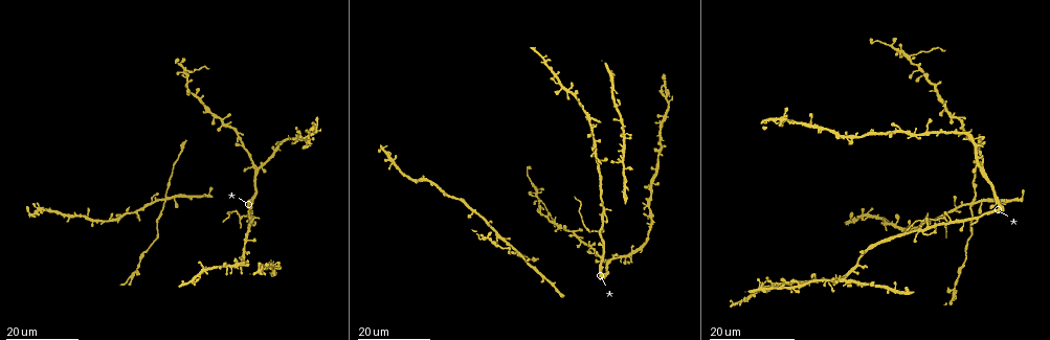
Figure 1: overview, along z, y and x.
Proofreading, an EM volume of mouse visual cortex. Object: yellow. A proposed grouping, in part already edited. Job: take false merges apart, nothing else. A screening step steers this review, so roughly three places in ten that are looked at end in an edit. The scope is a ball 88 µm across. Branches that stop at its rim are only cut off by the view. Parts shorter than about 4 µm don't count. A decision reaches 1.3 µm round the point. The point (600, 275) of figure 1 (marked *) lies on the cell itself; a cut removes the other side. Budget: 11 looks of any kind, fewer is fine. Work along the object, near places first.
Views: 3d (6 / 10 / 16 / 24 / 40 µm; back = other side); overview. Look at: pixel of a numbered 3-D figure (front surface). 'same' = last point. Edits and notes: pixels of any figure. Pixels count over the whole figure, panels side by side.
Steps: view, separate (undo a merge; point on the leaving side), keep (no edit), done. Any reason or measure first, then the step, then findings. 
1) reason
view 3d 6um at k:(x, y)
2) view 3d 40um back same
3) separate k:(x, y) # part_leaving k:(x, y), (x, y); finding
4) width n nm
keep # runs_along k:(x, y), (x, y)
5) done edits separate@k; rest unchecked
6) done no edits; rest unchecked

two arms in line, one across
view 3d 16um at 1:(970, 203)

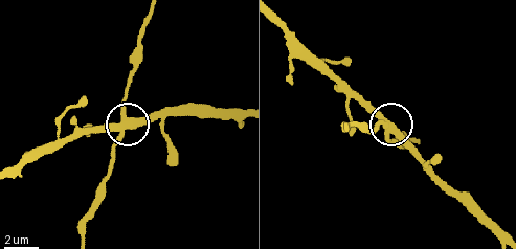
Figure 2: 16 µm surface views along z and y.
zoom in
view 3d 10um at 2:(382, 117)

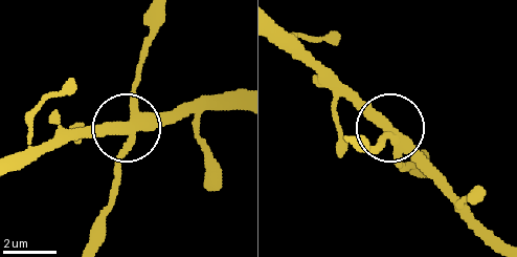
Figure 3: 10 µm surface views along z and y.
view 3d 10um back at 3:(390, 127)

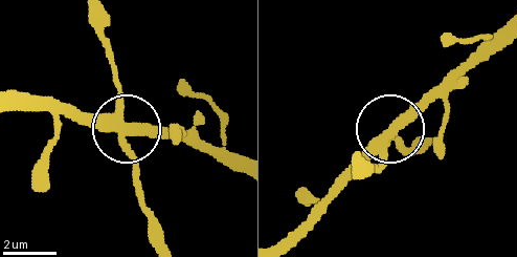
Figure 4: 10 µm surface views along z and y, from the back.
arms 3
separate 4:(116, 77) # part_leaving 4:(120, 114), (150, 240); a second cell is stuck on

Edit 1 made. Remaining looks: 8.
view overview

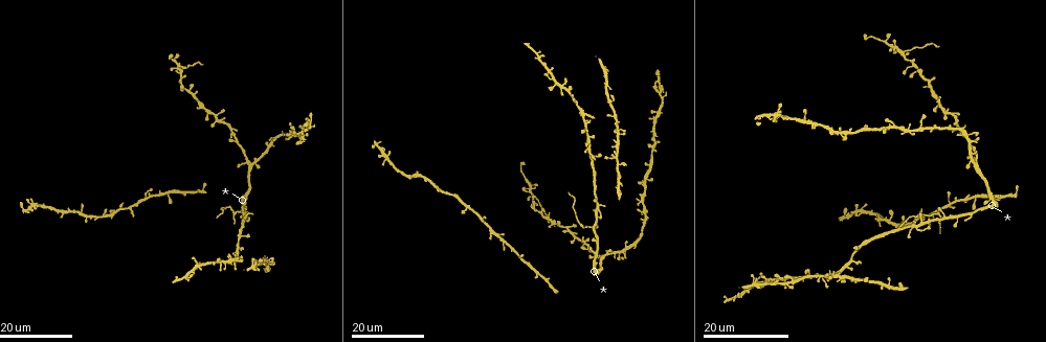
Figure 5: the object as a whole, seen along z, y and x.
arms part here
view 3d 16um at 5:(901, 51)

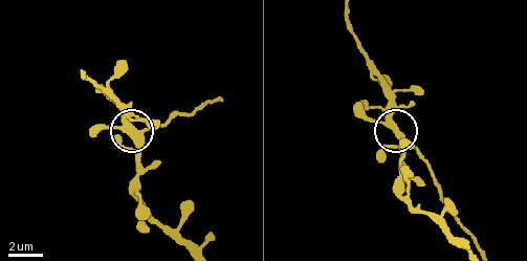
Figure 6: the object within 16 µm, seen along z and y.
zoom in
view 3d 6um at 6:(139, 131)

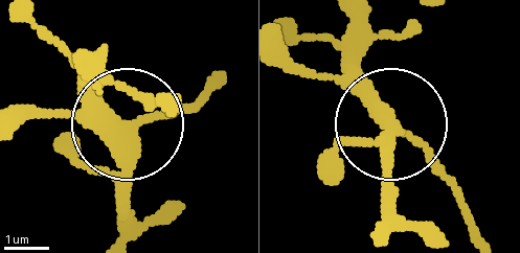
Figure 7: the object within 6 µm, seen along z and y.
other side
view 3d 6um back at 7:(130, 129)

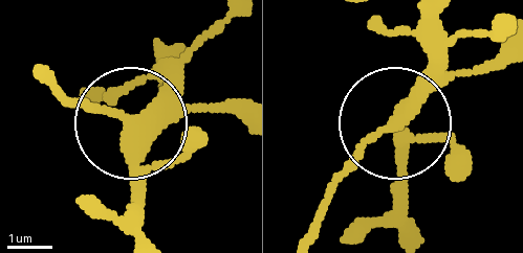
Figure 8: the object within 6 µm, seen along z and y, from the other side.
arms 3
separate 8:(81, 105) # part_leaving 8:(120, 115), (51, 82); a second cell is stuck on

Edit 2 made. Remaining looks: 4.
redraw
view overview

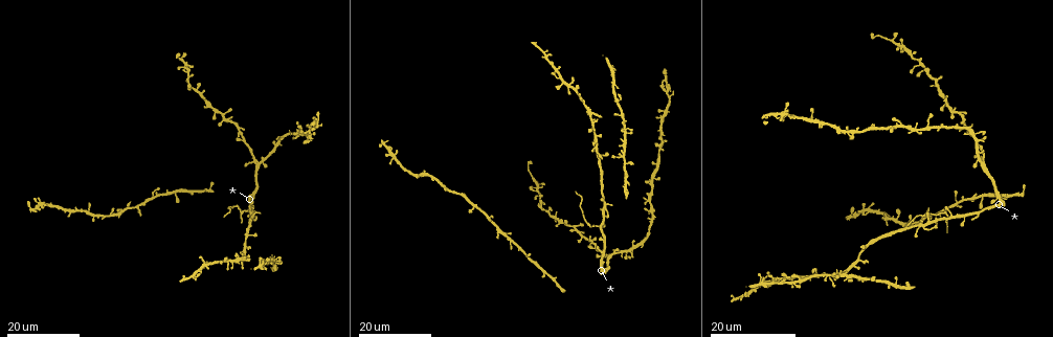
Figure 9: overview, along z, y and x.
side arm on a straight run
view 3d 24um at 9:(181, 57)

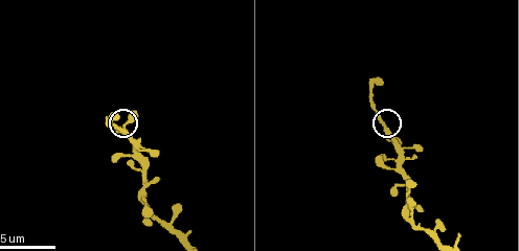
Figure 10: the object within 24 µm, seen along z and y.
view 3d 10um at 10:(121, 132)

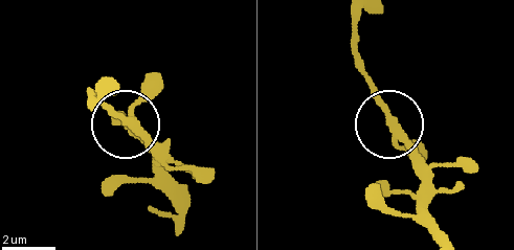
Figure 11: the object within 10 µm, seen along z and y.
arms 3
keep # one cell here

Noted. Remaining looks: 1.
done edits separate@4, separate@8; rest unchecked

